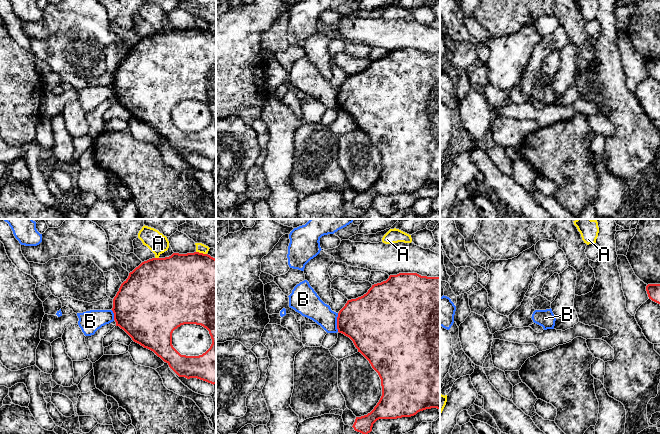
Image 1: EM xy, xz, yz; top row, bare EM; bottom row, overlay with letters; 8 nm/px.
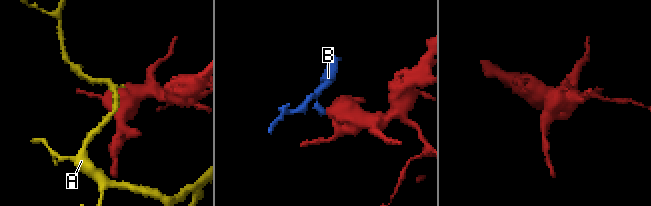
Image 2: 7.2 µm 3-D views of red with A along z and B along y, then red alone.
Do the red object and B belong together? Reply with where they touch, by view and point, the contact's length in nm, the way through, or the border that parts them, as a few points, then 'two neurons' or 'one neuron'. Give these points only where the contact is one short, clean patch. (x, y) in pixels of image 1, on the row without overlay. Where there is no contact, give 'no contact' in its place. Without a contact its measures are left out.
contact xz (337, 98); length 150 nm; border xz (338, 89), (337, 107); two neurons

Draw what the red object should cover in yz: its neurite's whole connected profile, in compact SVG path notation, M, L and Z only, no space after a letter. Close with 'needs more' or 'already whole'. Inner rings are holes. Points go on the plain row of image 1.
M648 60L646 67L649 75L660 80L660 60Z; already whole

